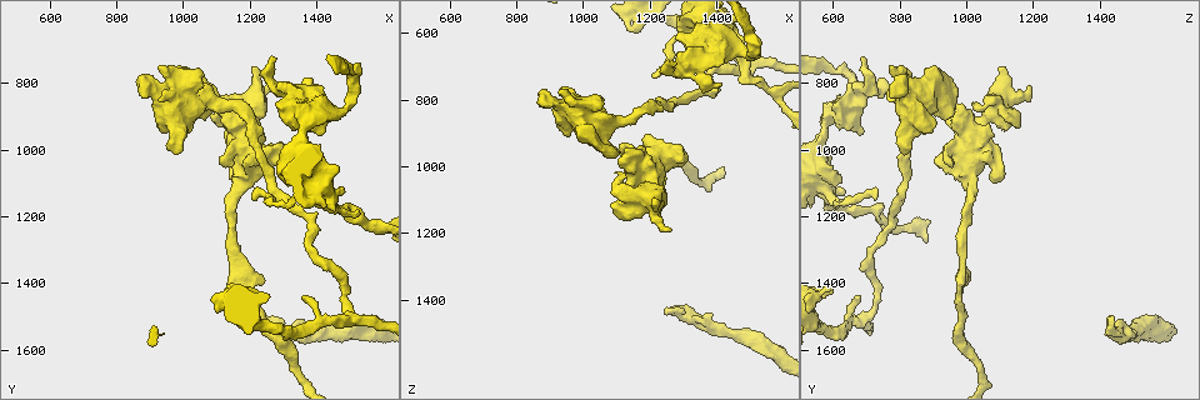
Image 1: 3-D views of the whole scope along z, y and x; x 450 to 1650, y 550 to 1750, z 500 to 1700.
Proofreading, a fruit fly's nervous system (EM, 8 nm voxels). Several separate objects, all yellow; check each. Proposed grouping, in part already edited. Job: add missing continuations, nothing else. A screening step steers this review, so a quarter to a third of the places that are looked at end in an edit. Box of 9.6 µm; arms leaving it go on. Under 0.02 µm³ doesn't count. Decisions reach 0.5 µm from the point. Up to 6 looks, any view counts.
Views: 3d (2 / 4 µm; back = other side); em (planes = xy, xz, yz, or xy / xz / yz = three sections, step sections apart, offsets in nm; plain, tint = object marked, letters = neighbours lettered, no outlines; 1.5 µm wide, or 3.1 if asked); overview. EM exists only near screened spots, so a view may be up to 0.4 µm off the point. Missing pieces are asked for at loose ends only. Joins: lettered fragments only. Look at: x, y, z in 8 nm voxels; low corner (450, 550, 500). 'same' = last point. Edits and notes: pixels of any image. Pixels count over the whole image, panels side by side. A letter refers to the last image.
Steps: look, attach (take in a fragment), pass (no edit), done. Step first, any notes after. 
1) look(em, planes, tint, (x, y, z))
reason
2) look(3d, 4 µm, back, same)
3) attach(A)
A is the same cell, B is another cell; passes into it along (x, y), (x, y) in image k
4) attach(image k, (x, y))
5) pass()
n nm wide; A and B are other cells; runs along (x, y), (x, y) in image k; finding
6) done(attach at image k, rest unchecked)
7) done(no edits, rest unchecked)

look(em, planes, letters, (1250, 1500, 1420))

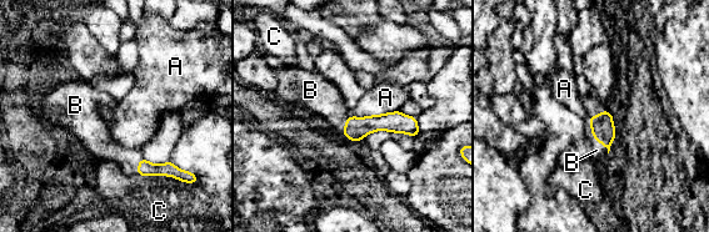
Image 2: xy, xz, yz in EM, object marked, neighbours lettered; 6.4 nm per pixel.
attach(B)
B is the same cell, A and C are other cells; passes into it along (603, 130), (602, 144), (597, 150) in image 2; it goes on there

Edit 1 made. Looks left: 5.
look(em, yz, step 8, tint, (1300, 980, 980))
an open end

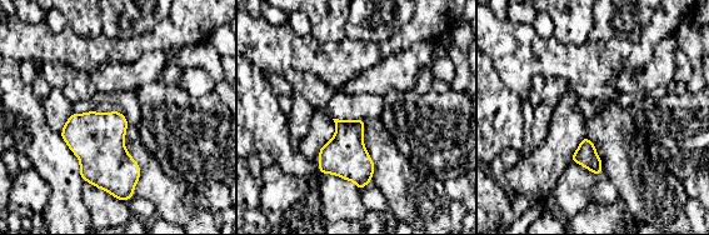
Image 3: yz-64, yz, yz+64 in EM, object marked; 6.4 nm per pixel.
look(em, planes, letters, same)

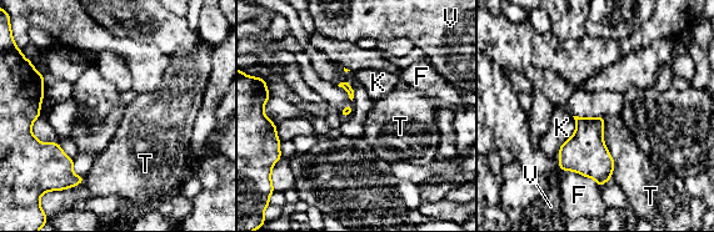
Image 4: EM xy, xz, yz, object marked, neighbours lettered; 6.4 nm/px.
pass()
F, K, T and V are other cells; border along (603, 116), (612, 178) in image 4; none of them fits

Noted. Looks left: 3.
look(em, planes, letters, (1290, 880, 590))
stops while still wide

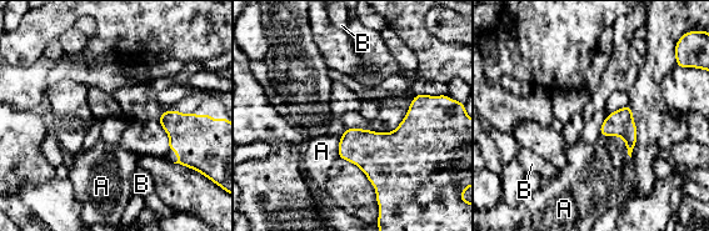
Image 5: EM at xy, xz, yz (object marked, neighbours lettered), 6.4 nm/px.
pass()
A and B are other cells; border along (600, 134), (619, 135), (628, 154) in image 5; no lettered fragment goes on from it

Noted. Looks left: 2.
done(attach at image 2, rest unchecked)

